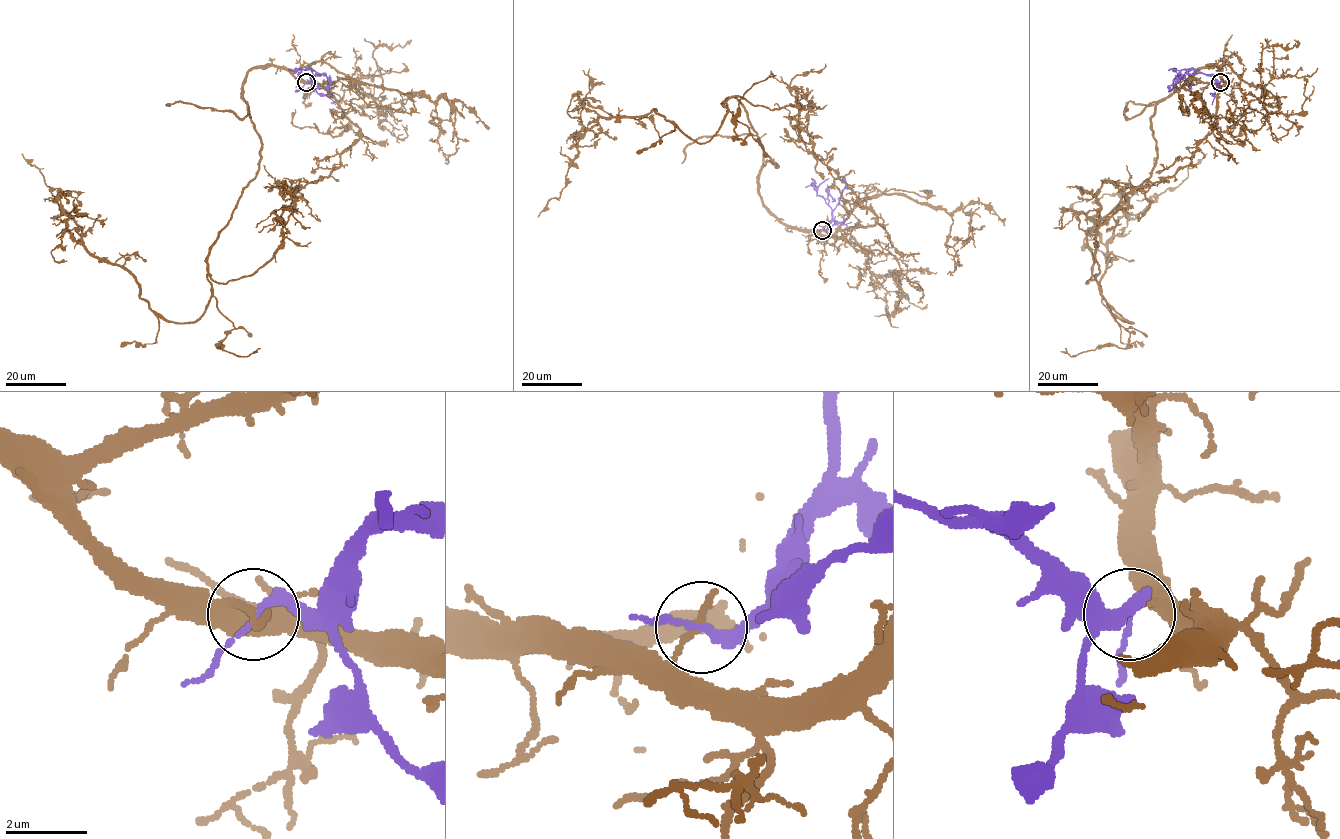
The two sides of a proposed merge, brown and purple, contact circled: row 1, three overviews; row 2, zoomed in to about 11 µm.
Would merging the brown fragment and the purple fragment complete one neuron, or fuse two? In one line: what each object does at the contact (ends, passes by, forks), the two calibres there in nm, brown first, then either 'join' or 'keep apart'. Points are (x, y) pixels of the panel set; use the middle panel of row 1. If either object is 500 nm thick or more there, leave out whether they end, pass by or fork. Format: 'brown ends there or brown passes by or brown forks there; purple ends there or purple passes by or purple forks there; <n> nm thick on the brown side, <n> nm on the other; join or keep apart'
brown ends there; purple passes by; 170 nm thick on the brown side, 170 nm on the other; keep apart

